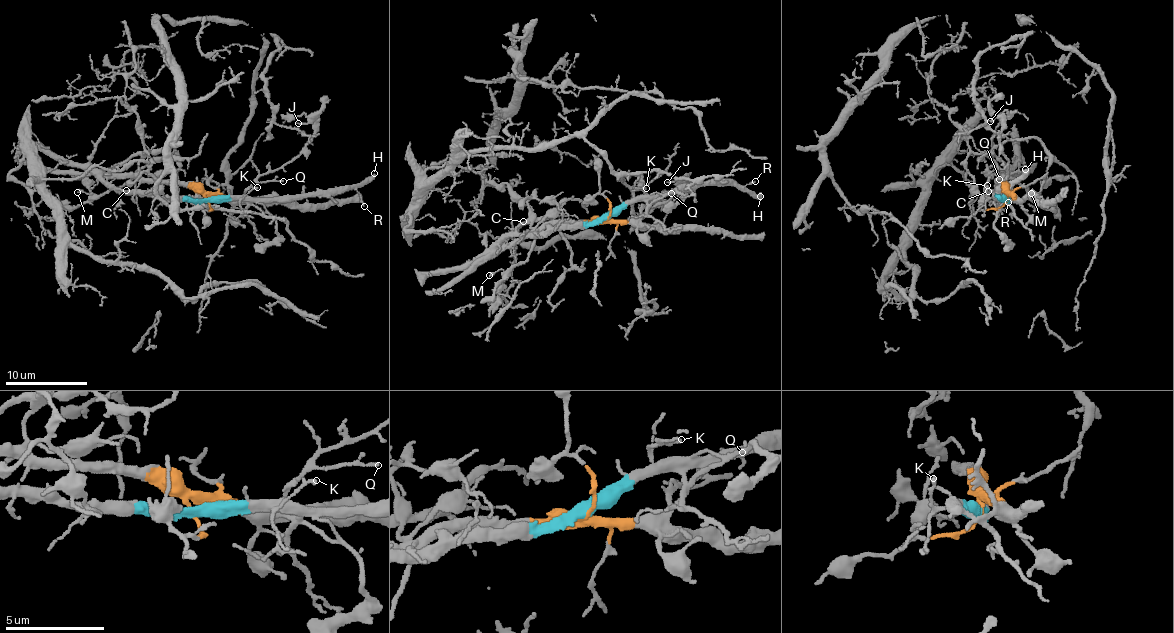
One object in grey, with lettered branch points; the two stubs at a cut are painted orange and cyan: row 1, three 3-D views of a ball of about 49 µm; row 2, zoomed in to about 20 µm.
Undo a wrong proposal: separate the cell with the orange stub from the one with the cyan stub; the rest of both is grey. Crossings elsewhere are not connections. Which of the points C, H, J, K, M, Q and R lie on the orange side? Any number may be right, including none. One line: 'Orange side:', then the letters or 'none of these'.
Orange side: J, M, Q

